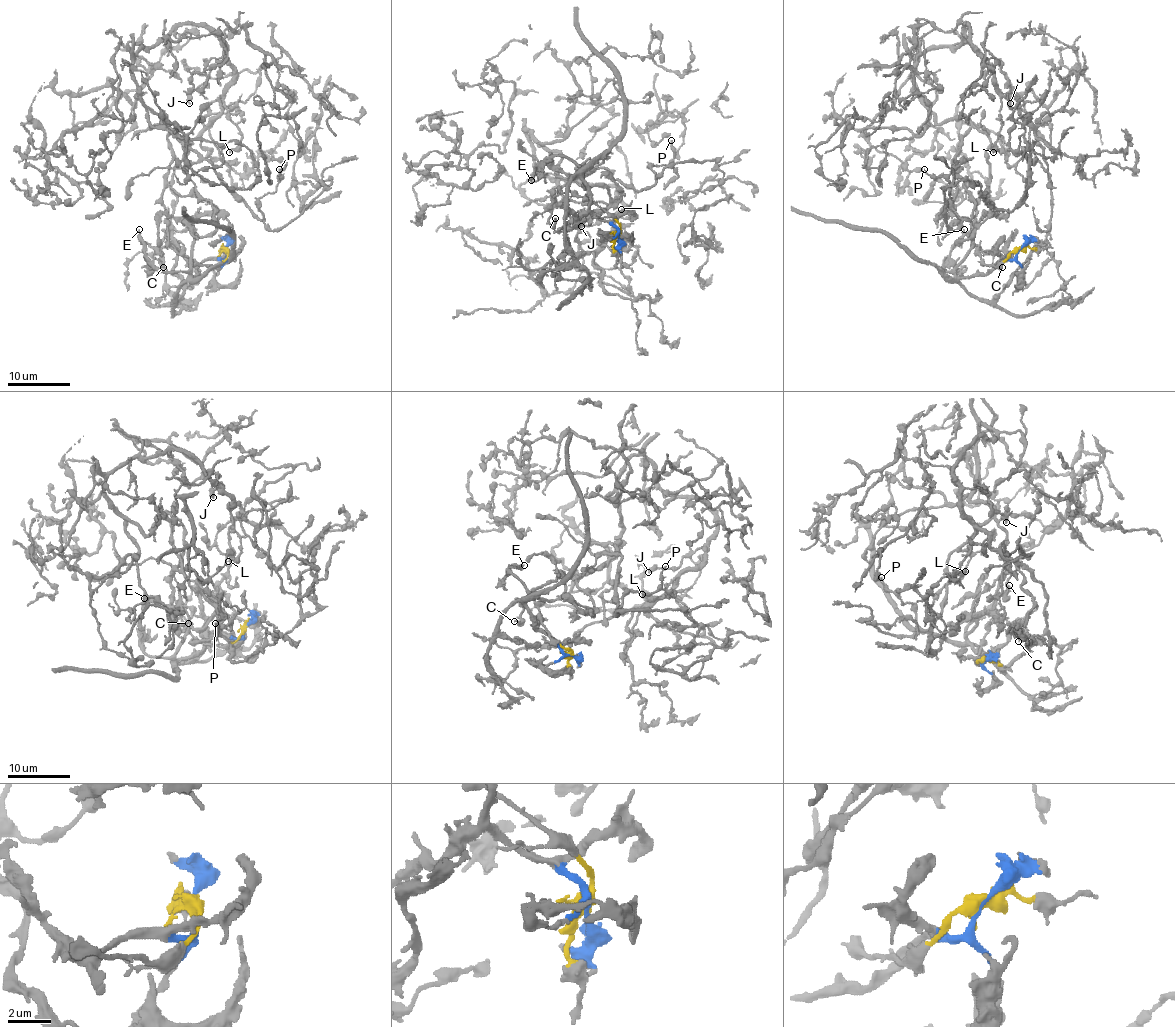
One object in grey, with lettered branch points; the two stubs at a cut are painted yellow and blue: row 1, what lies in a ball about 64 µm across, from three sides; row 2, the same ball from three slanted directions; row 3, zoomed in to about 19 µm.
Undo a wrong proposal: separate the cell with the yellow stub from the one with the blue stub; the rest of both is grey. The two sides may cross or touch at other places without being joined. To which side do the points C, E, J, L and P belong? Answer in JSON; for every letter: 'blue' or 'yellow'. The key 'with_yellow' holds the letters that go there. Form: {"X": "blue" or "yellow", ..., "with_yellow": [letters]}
{"C": "yellow", "E": "blue", "J": "yellow", "L": "yellow", "P": "yellow", "with_yellow": ["C", "J", "L", "P"]}

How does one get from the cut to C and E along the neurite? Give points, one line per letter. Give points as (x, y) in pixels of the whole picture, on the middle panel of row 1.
C: (619, 235), (619, 224), (611, 216), (569, 191), (557, 194), (549, 219), (552, 224), (555, 217)
E: (619, 235), (616, 228), (589, 210), (589, 186), (583, 179), (583, 172), (565, 157), (546, 158), (530, 180)

